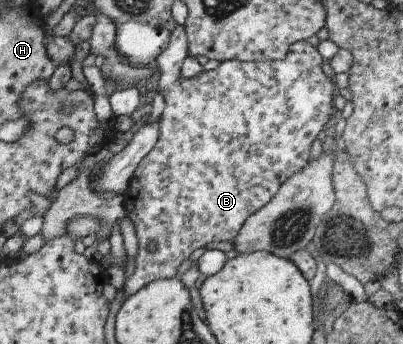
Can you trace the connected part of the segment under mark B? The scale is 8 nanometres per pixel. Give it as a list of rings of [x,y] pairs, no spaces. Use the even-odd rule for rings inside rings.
[[[178,25],[173,32],[173,39],[170,46],[157,59],[160,69],[160,78],[157,92],[160,92],[165,100],[165,108],[159,118],[160,140],[154,146],[154,150],[140,162],[136,169],[135,176],[130,183],[128,192],[124,195],[126,202],[124,206],[129,212],[128,217],[135,227],[138,236],[138,248],[135,262],[135,271],[125,282],[126,296],[136,294],[141,288],[155,280],[166,280],[178,276],[180,266],[192,258],[192,254],[208,244],[216,242],[232,241],[236,239],[244,223],[255,212],[270,204],[270,200],[280,192],[282,184],[292,178],[294,174],[300,174],[310,160],[312,144],[318,138],[322,138],[323,128],[328,125],[328,120],[335,112],[333,104],[338,86],[334,80],[328,78],[328,74],[322,70],[321,63],[324,61],[320,52],[316,49],[315,41],[300,41],[293,45],[284,60],[268,60],[268,62],[248,62],[241,60],[225,60],[218,67],[211,71],[203,71],[196,78],[182,78],[182,64],[189,55],[189,38],[185,25]],[[150,244],[156,244],[156,250],[150,250]]]

